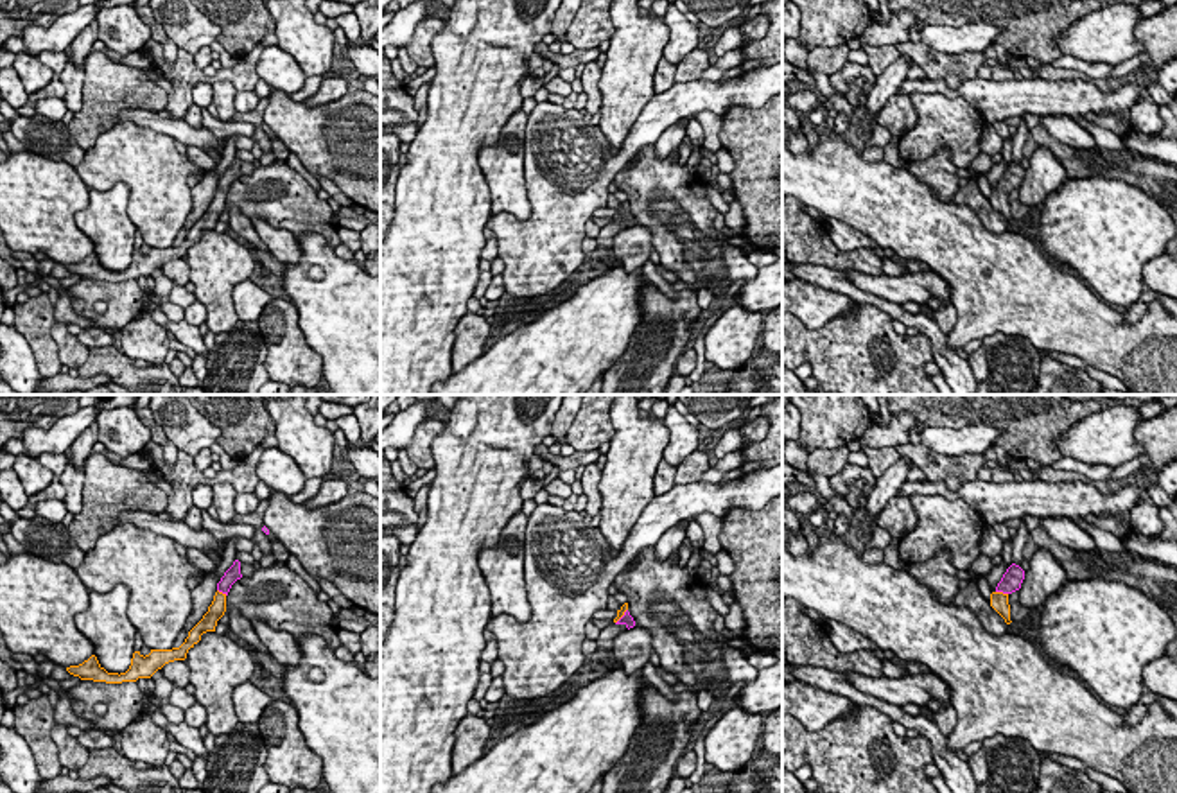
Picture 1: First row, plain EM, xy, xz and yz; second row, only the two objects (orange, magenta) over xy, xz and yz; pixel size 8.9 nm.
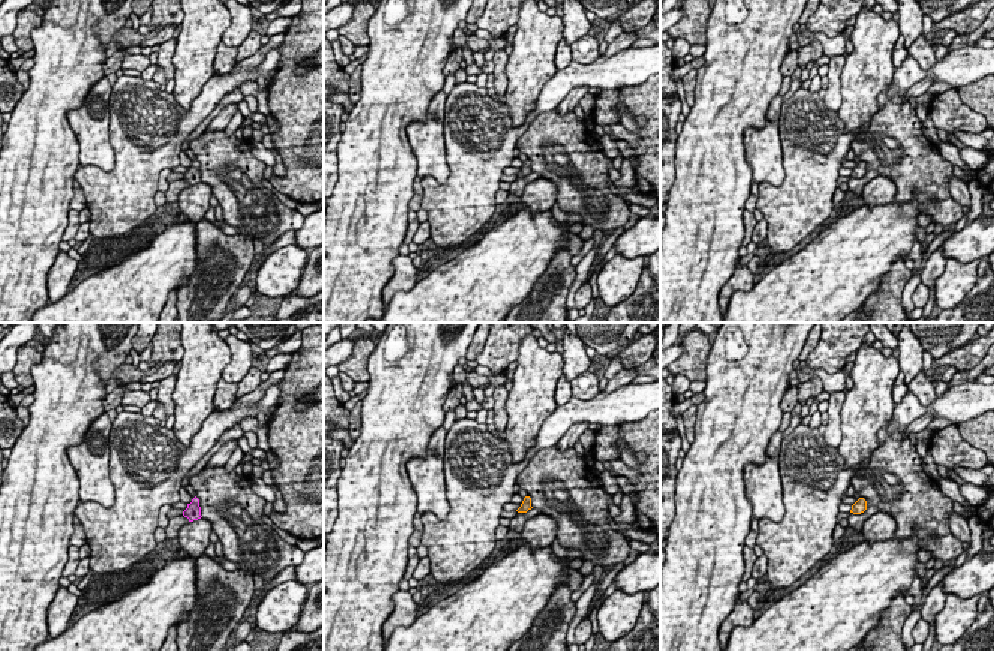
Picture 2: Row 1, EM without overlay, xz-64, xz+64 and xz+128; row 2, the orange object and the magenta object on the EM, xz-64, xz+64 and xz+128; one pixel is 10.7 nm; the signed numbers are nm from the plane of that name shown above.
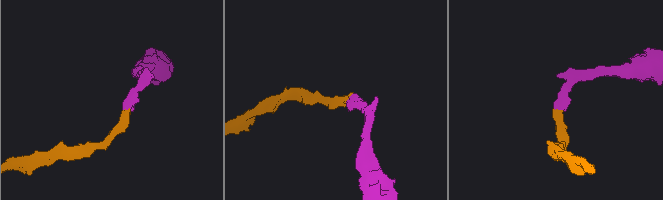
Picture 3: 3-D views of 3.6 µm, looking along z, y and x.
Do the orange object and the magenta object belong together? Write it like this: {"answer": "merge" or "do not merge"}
{"answer": "merge"}

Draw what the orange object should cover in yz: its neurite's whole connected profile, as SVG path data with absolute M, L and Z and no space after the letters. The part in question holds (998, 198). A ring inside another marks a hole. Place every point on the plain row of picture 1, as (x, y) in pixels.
M1012 161L998 181L996 188L990 192L990 205L1010 222L1010 203L1008 194L1021 187L1024 178L1024 169Z

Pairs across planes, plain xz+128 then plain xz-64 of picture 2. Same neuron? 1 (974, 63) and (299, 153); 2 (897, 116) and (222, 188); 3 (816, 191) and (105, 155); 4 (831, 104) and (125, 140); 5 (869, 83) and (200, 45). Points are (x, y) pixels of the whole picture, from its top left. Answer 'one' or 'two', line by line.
1: two
2: one
3: two
4: two
5: one

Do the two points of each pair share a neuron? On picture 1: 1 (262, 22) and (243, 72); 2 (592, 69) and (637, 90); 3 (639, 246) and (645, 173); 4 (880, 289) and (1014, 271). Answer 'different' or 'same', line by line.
1: different
2: different
3: different
4: different

